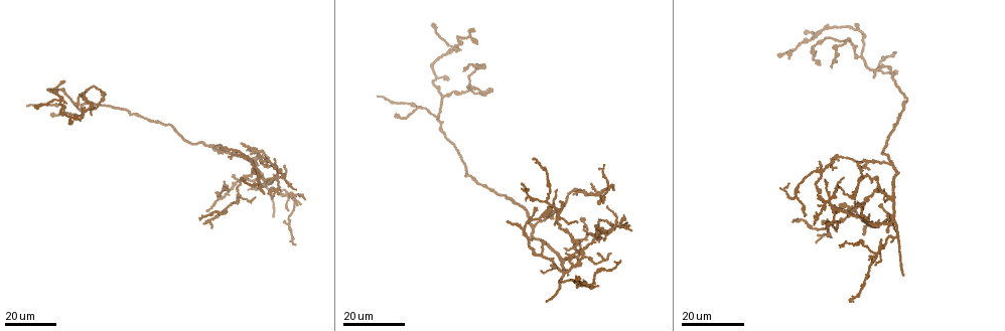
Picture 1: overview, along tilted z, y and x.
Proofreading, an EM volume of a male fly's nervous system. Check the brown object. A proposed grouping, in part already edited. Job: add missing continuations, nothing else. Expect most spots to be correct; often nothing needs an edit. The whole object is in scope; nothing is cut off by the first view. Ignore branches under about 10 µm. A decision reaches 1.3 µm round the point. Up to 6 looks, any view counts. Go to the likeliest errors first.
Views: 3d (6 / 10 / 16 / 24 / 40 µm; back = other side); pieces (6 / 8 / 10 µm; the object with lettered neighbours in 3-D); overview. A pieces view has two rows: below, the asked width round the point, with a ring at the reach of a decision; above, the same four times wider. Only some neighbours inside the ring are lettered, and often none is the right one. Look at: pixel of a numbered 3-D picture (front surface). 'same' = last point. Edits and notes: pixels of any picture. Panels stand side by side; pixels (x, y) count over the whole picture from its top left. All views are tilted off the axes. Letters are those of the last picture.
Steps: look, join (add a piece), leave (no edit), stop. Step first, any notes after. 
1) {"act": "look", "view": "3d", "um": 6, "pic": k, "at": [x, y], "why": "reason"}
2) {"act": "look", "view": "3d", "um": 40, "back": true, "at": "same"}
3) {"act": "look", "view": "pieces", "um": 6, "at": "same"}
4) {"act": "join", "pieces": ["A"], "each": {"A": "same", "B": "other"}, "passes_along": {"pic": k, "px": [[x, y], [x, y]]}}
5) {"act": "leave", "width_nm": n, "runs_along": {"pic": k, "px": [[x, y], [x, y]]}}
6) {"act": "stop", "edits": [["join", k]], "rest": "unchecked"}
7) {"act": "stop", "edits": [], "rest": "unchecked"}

{"act": "look", "view": "3d", "um": 24, "pic": 1, "at": [547, 301], "why": "an open end"}

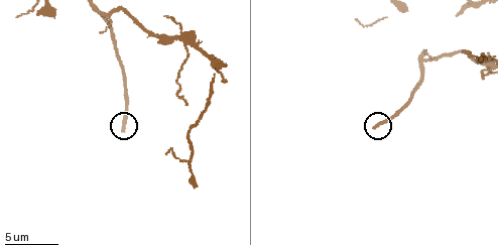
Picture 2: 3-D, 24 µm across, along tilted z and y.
{"act": "look", "view": "pieces", "um": 6, "pic": 2, "at": [122, 131], "why": "see the neighbours"}

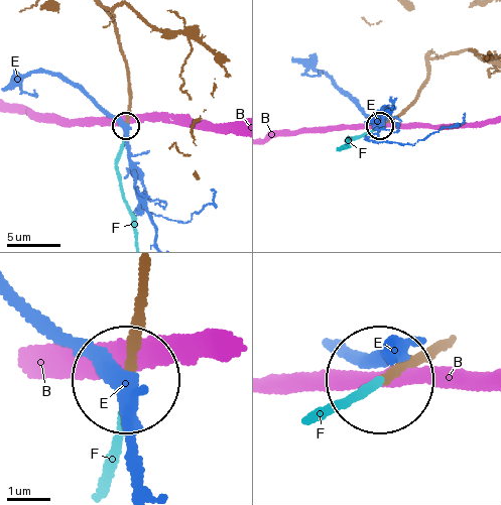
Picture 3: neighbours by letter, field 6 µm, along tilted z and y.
{"act": "join", "pieces": ["F"], "width_nm": 210, "each": {"B": "other", "E": "other", "F": "same"}, "passes_along": {"pic": 3, "px": [[434, 343], [337, 408]]}, "found": "the neuron continues"}

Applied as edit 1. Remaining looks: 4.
{"act": "look", "view": "3d", "um": 16, "pic": 1, "at": [233, 177], "why": "an open end"}

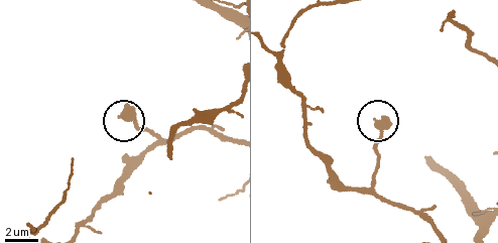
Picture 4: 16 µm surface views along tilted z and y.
{"act": "look", "view": "pieces", "um": 6, "pic": 4, "at": [125, 105]}

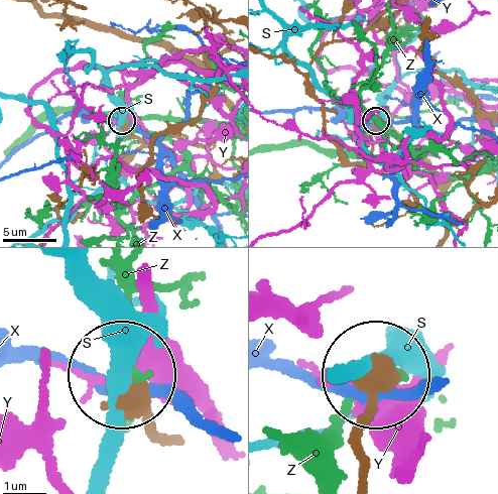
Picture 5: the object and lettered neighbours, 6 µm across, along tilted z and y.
{"act": "leave", "each": {"S": "other", "X": "other", "Y": "other", "Z": "other"}, "found": "no lettered piece goes on from it"}

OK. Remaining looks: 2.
{"act": "look", "view": "3d", "um": 16, "pic": 1, "at": [262, 184], "why": "tapers out"}

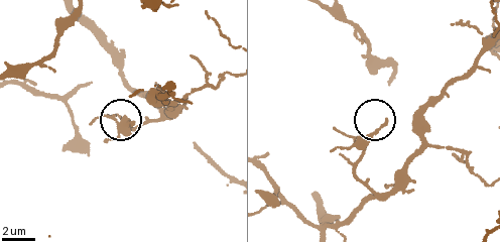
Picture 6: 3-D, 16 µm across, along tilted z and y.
{"act": "look", "view": "pieces", "um": 8, "pic": 6, "at": [134, 125]}

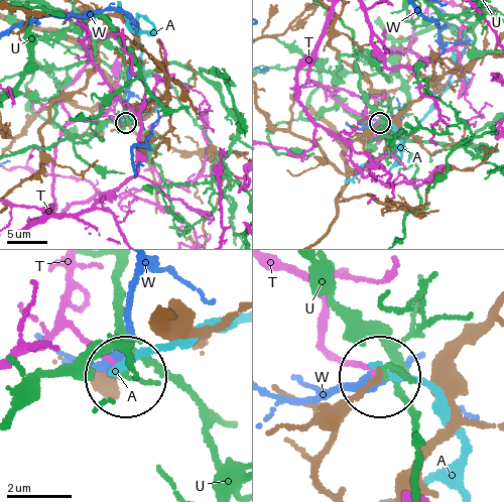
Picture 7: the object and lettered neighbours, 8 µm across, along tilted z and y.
{"act": "leave", "each": {"A": "other", "T": "other", "U": "other", "W": "other"}, "found": "no lettered piece goes on from it"}

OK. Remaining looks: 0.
{"act": "stop", "edits": [["join", 3]], "rest": "unchecked"}

